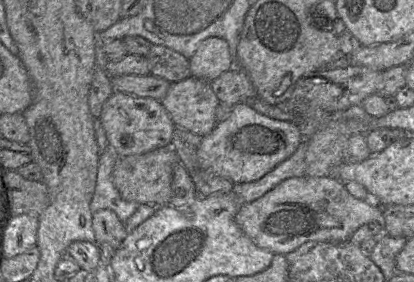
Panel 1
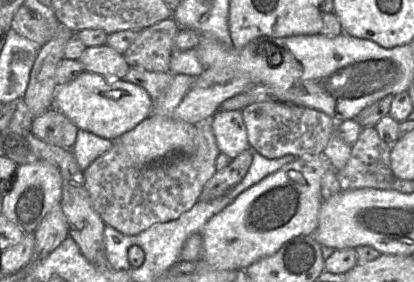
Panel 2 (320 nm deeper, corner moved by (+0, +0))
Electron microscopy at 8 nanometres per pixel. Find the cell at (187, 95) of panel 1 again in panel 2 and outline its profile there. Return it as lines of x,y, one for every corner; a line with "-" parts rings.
219,110
212,117
212,129
221,154
234,159
250,149
247,129
240,110

